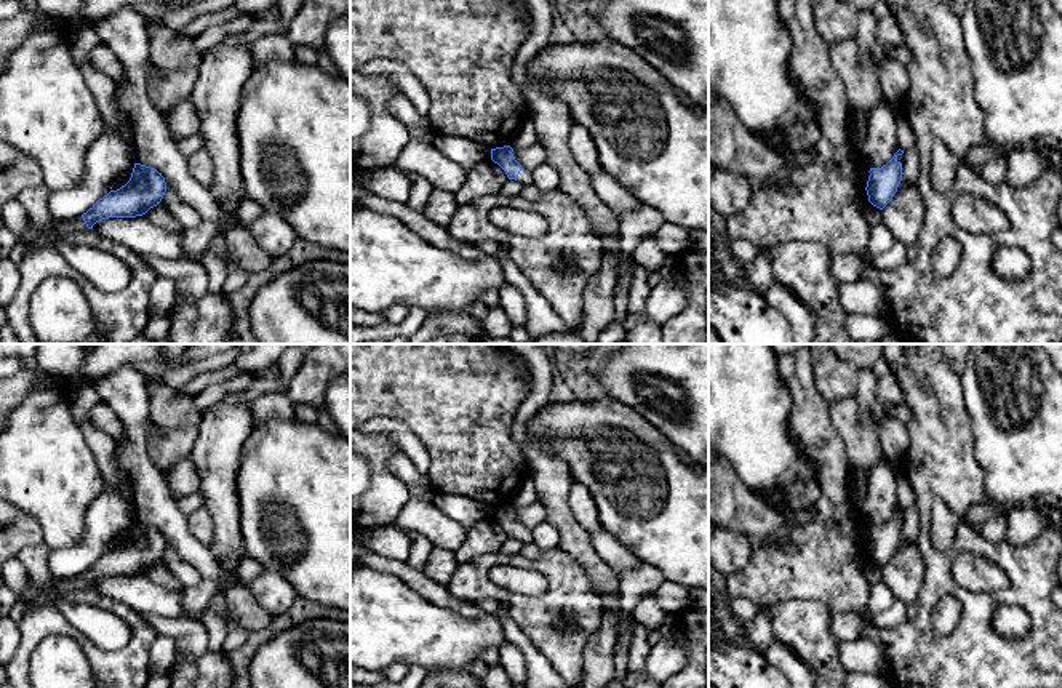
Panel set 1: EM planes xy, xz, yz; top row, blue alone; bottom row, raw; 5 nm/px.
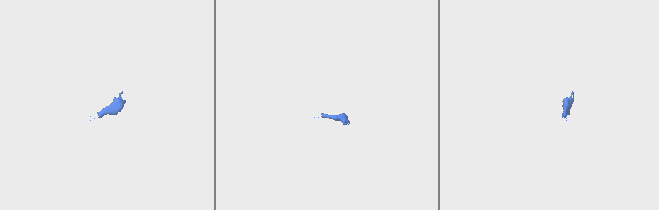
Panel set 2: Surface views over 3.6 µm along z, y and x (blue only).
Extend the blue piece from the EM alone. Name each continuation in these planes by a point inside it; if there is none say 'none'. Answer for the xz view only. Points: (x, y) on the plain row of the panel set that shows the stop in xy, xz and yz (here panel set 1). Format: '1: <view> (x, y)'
1: xz (525, 535)

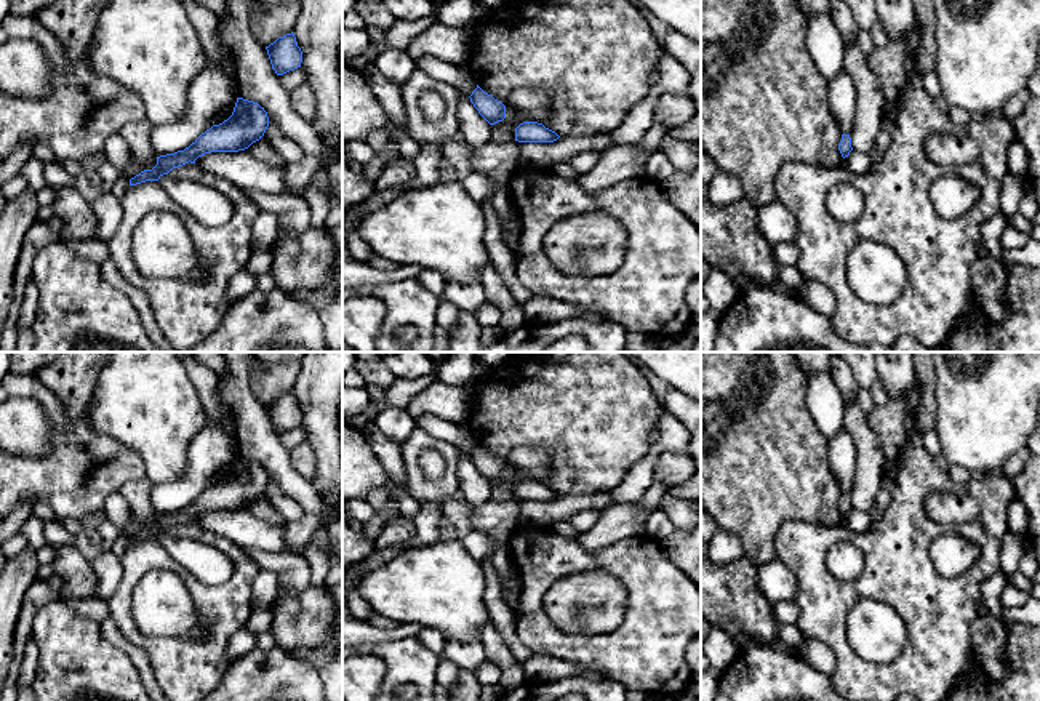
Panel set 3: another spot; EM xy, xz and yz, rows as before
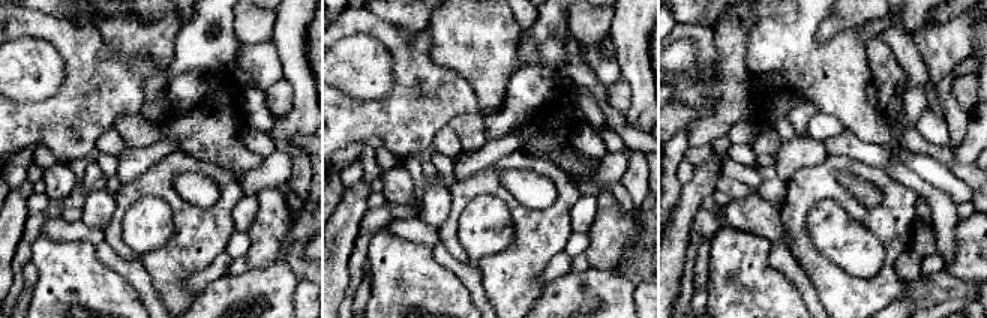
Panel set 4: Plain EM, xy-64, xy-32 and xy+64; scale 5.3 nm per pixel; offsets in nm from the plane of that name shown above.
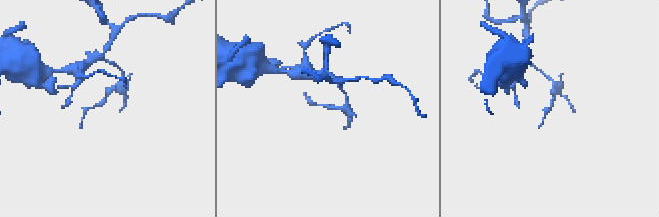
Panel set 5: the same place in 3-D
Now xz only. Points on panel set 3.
none

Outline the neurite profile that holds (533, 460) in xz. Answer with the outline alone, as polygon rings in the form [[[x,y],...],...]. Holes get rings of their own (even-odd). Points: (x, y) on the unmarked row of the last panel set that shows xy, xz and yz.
[[[546,447],[517,448],[509,453],[509,463],[528,474],[546,479],[550,451]]]

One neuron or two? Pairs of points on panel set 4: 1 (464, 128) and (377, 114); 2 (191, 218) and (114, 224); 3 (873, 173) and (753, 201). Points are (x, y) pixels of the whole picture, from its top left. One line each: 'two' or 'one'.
1: two
2: one
3: two

